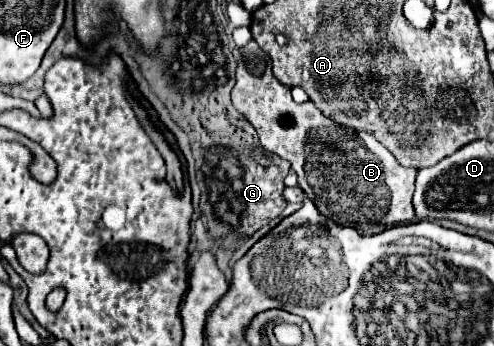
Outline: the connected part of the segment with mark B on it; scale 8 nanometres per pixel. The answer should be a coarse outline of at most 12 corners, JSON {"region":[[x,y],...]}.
{"region":[[255,41],[233,105],[339,225],[409,225],[417,171],[297,105]]}

